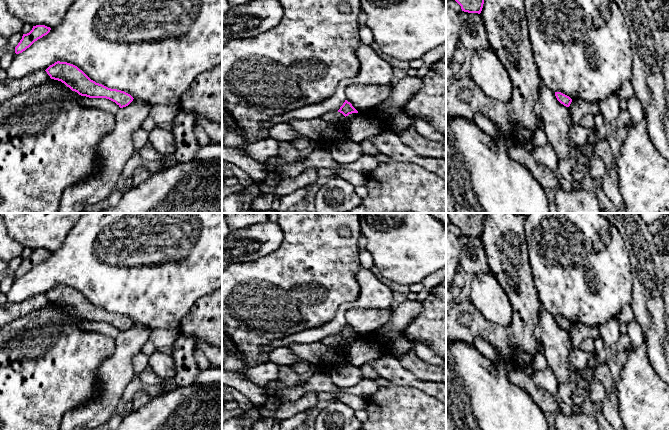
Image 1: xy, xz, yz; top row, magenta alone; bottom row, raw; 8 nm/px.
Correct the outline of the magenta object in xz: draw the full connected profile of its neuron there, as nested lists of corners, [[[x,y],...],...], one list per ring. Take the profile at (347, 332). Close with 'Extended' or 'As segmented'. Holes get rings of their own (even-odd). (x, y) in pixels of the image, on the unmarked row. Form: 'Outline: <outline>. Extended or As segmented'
Outline: [[[345,324],[338,336],[342,337],[345,341],[352,337],[358,337],[358,335],[352,330],[350,326]]]. As segmented

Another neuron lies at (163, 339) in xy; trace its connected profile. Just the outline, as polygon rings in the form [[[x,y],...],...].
[[[180,327],[173,329],[156,328],[152,331],[149,341],[156,350],[170,350],[182,335]]]

